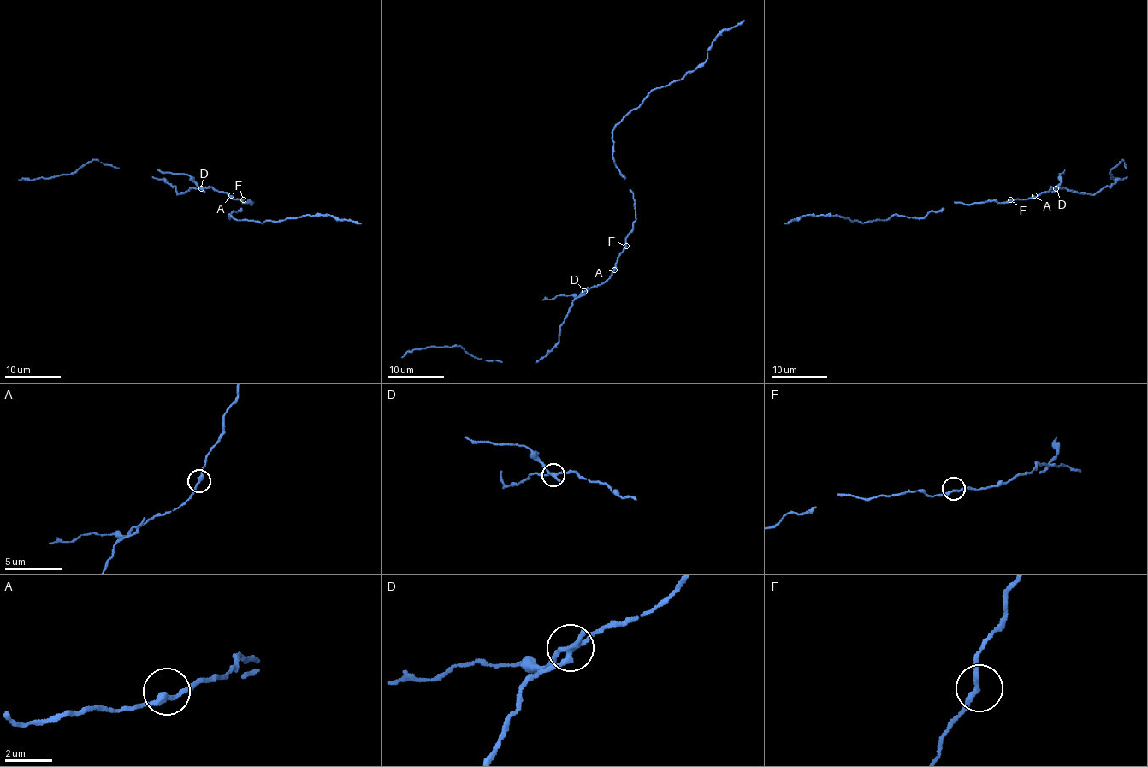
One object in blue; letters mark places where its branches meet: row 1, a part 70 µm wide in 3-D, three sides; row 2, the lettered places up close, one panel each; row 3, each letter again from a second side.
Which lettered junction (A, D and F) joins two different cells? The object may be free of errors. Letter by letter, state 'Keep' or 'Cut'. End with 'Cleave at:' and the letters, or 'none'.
A: Keep
D: Cut
F: Keep
Cleave at: D

